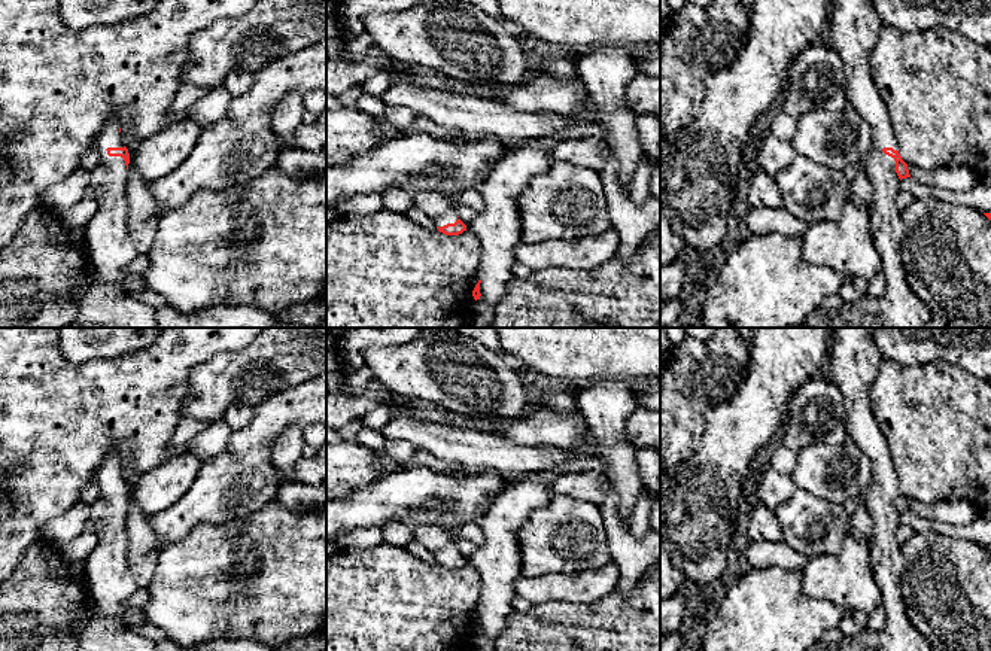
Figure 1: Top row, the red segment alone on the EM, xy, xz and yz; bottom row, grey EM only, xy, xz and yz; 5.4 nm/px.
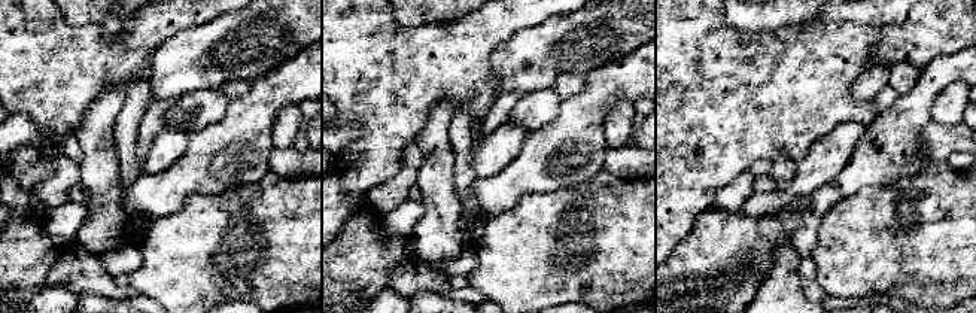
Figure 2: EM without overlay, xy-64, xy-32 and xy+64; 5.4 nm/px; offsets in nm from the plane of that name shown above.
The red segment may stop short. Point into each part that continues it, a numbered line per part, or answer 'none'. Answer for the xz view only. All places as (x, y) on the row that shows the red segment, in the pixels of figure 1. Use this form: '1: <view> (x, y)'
1: xz (441, 210)

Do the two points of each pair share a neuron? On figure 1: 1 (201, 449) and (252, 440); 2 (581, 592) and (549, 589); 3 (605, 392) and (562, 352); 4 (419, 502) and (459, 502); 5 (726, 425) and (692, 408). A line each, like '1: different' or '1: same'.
1: different
2: same
3: different
4: same
5: different

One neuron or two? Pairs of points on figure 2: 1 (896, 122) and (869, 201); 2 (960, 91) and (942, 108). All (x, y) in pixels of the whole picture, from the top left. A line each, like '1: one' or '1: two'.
1: two
2: one

